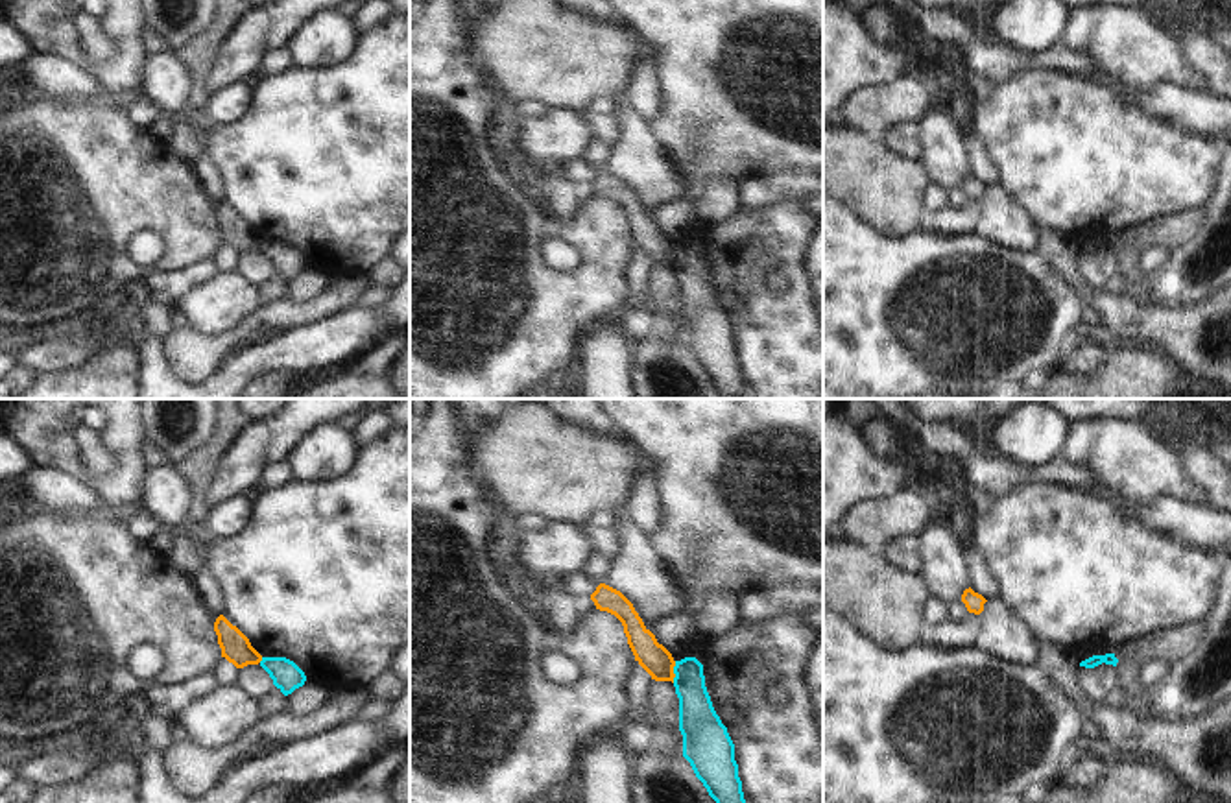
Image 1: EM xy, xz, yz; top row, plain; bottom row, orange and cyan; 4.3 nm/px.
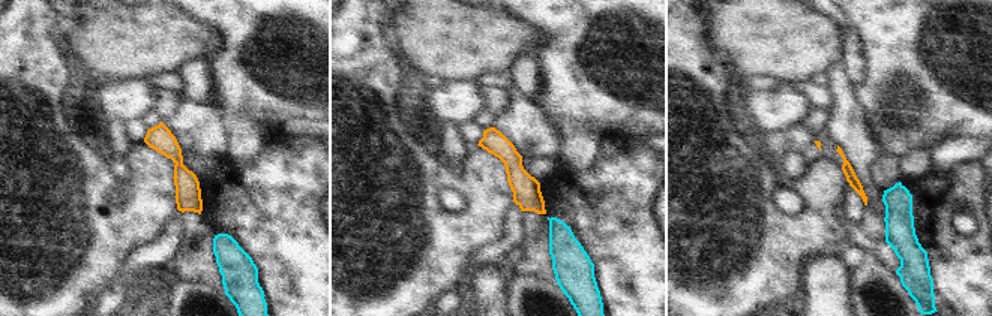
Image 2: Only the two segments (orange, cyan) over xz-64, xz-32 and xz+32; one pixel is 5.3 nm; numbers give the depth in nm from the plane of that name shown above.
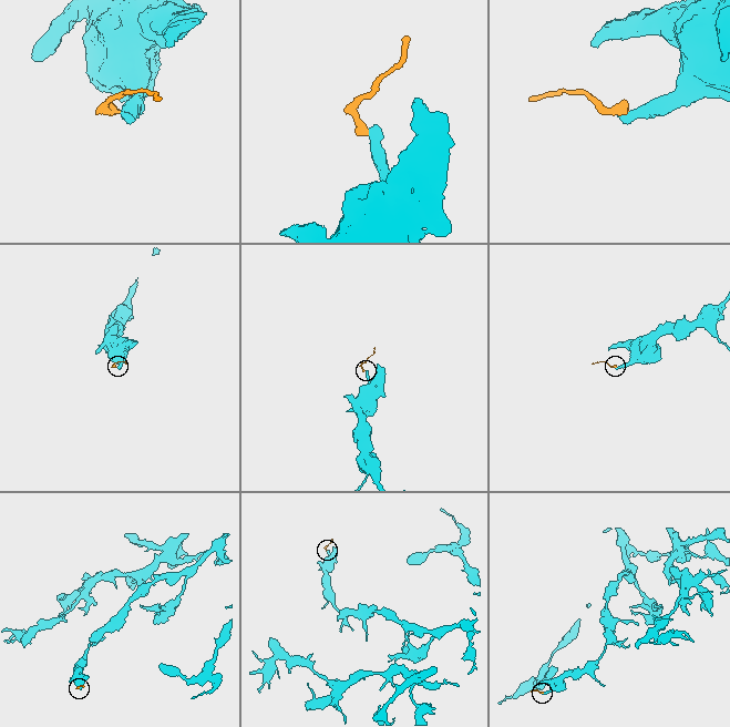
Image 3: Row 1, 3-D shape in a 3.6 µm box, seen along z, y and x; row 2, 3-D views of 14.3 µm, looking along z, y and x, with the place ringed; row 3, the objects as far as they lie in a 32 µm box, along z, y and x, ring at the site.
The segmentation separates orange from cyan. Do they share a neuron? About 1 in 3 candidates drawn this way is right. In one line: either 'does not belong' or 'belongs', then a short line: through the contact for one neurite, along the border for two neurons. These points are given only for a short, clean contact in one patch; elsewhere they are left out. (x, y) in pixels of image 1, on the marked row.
does not belong; line xz (676, 661), (672, 682)

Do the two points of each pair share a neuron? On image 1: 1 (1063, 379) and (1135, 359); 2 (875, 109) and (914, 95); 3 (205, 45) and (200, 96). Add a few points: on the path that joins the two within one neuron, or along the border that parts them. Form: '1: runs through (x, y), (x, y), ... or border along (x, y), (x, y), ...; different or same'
1: runs through (1082, 379), (1117, 377); same
2: runs through (884, 106), (905, 100); same
3: runs through (198, 58), (198, 83); same

